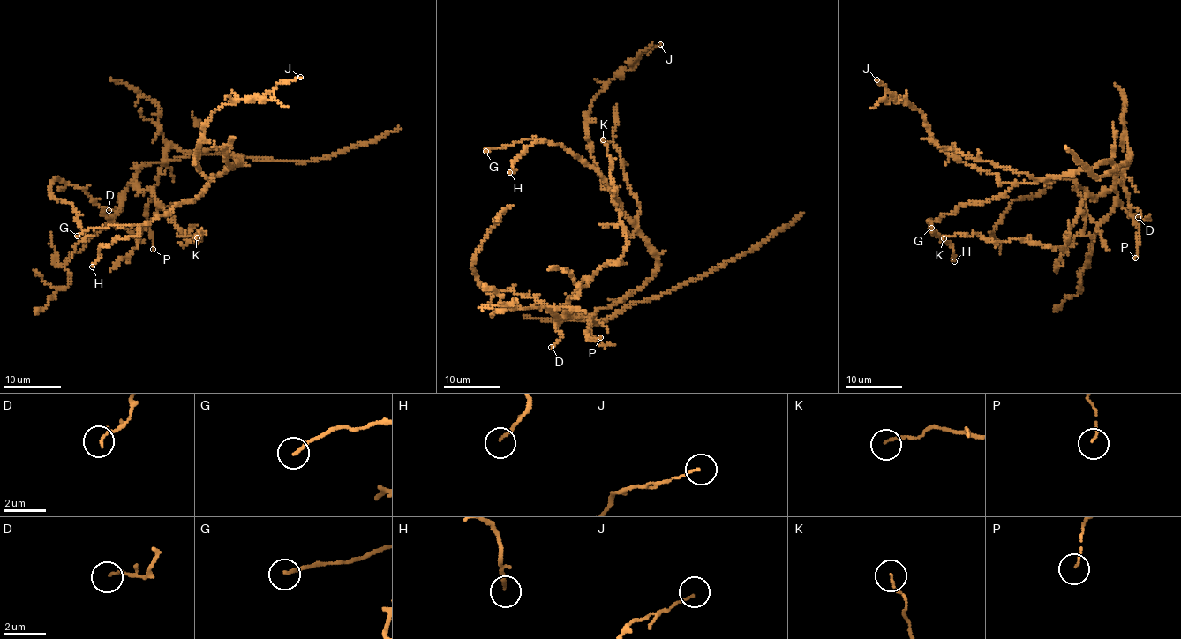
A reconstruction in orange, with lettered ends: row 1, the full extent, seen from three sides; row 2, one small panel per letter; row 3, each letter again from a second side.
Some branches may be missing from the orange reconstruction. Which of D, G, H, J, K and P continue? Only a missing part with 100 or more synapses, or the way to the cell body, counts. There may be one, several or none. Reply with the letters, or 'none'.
none

